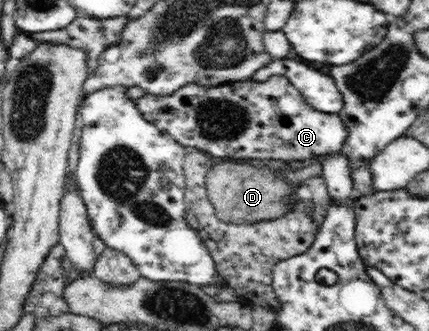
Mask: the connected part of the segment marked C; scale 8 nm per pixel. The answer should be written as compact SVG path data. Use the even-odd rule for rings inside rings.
M271 75L259 83L250 79L222 86L190 83L168 96L147 93L136 100L136 107L185 149L206 151L217 158L307 163L341 152L349 137L340 114L316 111L282 75Z

